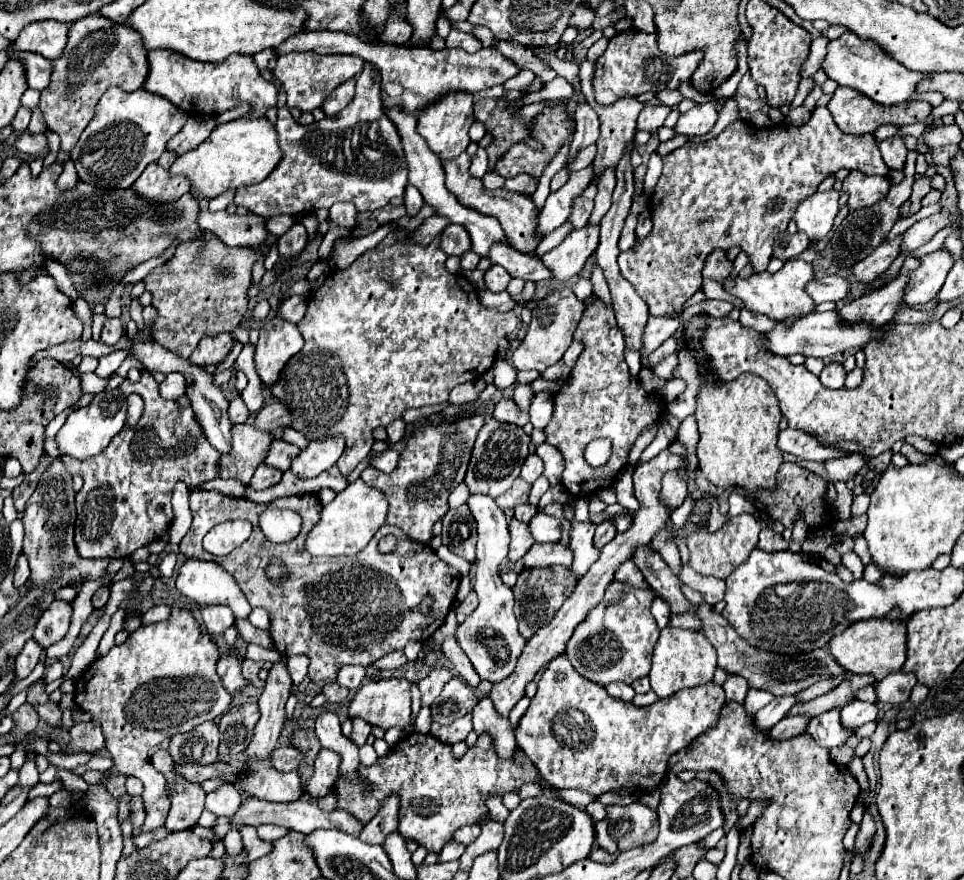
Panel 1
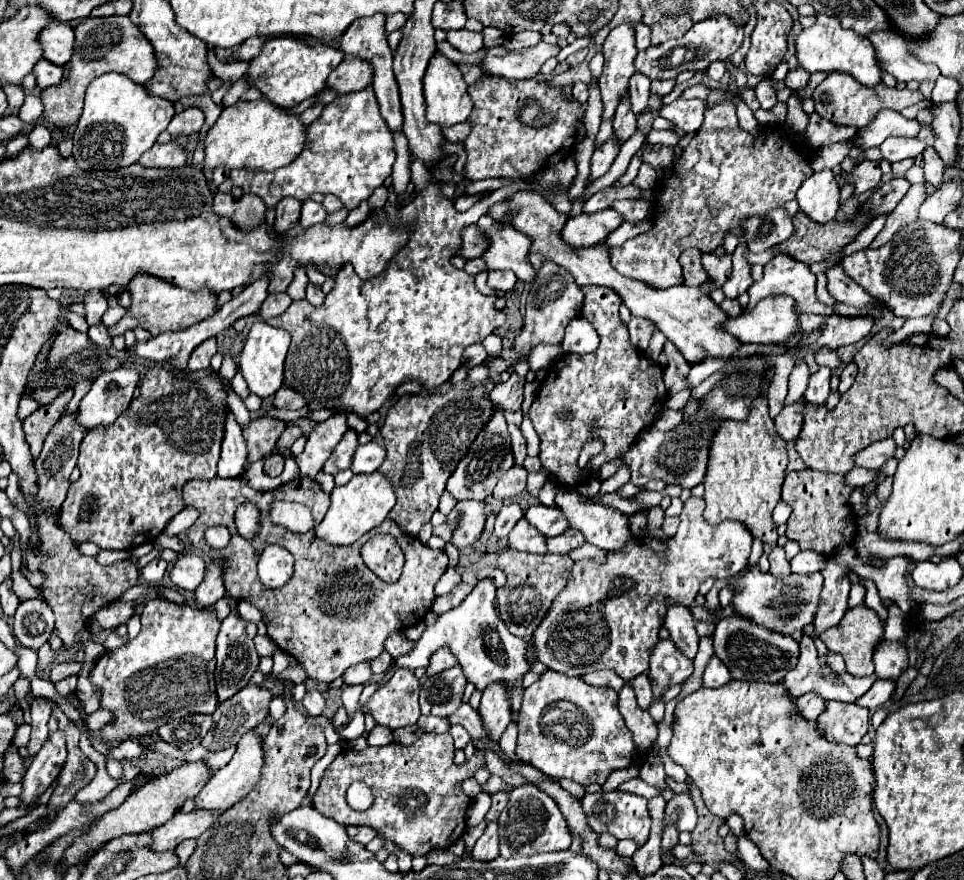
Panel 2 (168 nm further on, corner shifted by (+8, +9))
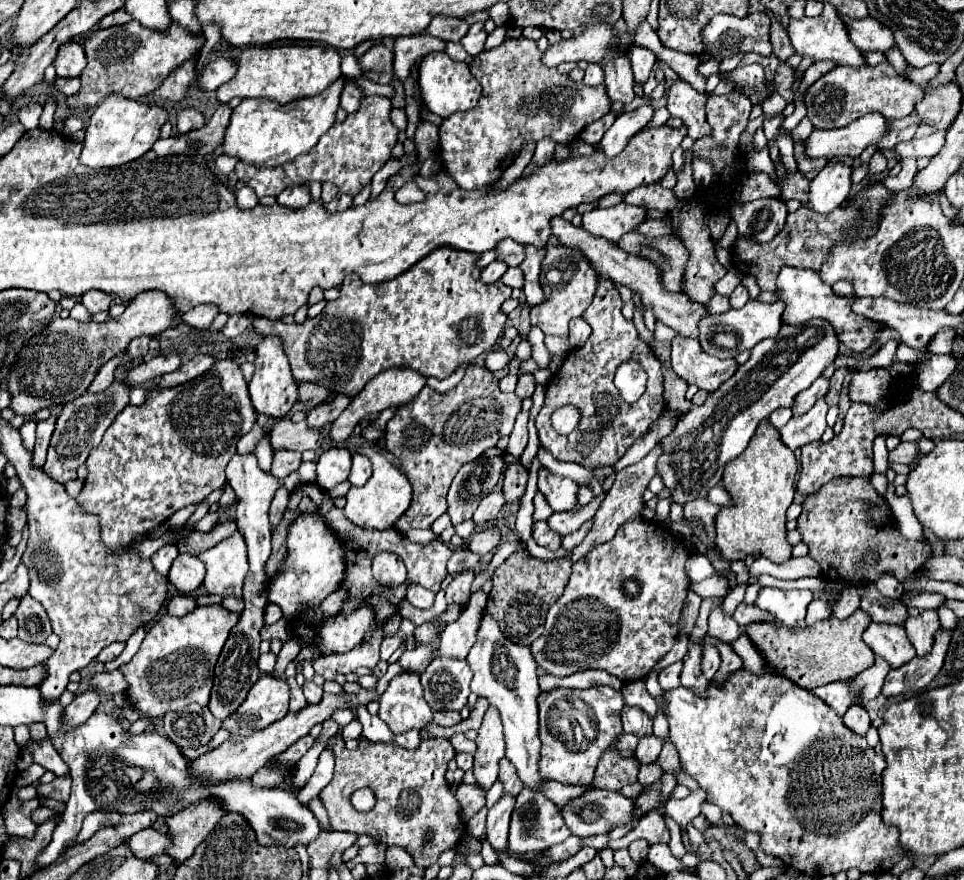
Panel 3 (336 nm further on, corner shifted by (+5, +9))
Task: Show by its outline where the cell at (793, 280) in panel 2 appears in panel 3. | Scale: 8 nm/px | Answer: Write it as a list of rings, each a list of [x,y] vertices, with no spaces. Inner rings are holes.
[[[783,266],[781,272],[779,272],[779,278],[777,278],[775,294],[787,304],[787,324],[803,324],[803,322],[807,322],[811,318],[825,318],[835,326],[835,330],[839,334],[839,340],[845,342],[853,352],[865,350],[873,342],[875,332],[881,328],[881,324],[871,322],[871,320],[867,320],[863,316],[857,316],[851,310],[851,298],[835,296],[831,286],[823,284],[819,274],[813,272],[813,270]]]

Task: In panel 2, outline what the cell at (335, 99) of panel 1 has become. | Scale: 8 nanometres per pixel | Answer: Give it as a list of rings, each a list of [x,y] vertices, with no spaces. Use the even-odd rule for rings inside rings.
[[[344,56],[340,66],[332,70],[326,82],[332,90],[338,94],[348,94],[348,92],[358,92],[366,86],[372,84],[372,66],[370,62],[356,58],[356,56]]]

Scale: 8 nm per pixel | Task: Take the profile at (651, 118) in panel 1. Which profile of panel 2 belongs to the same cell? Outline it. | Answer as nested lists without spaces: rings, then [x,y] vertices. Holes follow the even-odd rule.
[[[632,74],[630,78],[630,102],[632,102],[632,112],[640,114],[644,112],[646,104],[648,104],[648,96],[650,96],[650,78],[644,78],[644,74]]]

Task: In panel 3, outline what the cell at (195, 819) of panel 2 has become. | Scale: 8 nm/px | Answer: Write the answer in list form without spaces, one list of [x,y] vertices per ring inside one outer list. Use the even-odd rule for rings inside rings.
[[[153,826],[141,830],[139,834],[135,834],[129,840],[129,846],[133,850],[133,854],[137,854],[137,858],[153,858],[159,854],[165,854],[165,850],[171,846],[173,836],[169,832],[161,832]]]

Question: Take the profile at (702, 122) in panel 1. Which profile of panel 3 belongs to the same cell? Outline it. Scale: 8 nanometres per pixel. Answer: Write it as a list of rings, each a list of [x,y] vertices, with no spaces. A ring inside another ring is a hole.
[[[687,82],[671,86],[667,94],[667,110],[671,116],[683,120],[683,126],[693,140],[709,134],[709,124],[705,120],[705,96],[693,90]]]

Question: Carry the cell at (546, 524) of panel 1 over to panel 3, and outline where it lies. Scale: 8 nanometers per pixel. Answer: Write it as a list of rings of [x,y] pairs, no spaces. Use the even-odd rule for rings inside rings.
[[[604,493],[595,496],[587,506],[581,506],[579,510],[573,510],[573,512],[567,512],[567,514],[563,514],[563,512],[553,512],[553,514],[549,516],[547,524],[549,524],[551,530],[555,530],[557,534],[567,536],[567,534],[575,532],[585,520],[591,520],[591,518],[595,516],[597,508],[601,506],[605,497],[606,494]]]

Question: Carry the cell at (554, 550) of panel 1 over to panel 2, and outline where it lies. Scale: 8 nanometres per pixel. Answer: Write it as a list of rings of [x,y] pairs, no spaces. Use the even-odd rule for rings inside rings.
[[[568,528],[564,534],[556,538],[548,538],[548,552],[552,554],[568,554],[568,550],[584,544],[584,536],[578,530]]]

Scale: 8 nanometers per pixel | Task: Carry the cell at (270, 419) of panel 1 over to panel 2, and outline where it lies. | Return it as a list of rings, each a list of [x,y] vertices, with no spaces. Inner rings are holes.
[[[284,386],[282,390],[278,390],[278,392],[274,394],[272,404],[274,404],[276,408],[300,410],[300,408],[304,408],[304,406],[306,406],[306,398],[304,398],[300,392],[296,392],[296,390],[292,390],[292,388]]]

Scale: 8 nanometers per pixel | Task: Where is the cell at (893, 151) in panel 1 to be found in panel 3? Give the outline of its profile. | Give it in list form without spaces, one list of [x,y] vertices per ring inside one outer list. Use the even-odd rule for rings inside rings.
[[[935,132],[925,138],[913,138],[909,142],[899,142],[893,150],[897,158],[933,158],[945,144],[945,132]]]

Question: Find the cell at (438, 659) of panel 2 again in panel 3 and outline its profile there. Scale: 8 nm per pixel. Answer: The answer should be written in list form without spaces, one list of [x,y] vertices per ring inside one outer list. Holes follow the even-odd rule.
[[[483,590],[471,594],[471,600],[461,616],[443,630],[439,640],[439,656],[463,660],[469,654],[475,644],[475,630],[479,628],[479,610],[483,610],[485,602],[487,594]]]

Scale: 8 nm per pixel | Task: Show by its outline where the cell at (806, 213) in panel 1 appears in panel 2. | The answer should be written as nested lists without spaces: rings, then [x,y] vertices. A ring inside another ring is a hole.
[[[832,170],[812,174],[798,190],[796,200],[814,222],[830,222],[840,208],[840,186]]]

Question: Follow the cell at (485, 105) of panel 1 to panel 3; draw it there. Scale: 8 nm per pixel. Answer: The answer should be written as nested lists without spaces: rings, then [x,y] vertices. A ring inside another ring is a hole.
[[[515,38],[515,40],[505,40],[499,48],[485,50],[475,58],[471,64],[471,74],[483,84],[483,92],[479,98],[479,104],[463,114],[453,114],[451,118],[443,120],[439,126],[439,136],[441,136],[441,160],[447,170],[447,174],[457,182],[461,190],[483,190],[485,186],[493,184],[499,180],[503,174],[503,162],[509,154],[519,154],[523,144],[527,142],[537,142],[543,138],[551,138],[557,144],[573,144],[581,130],[599,120],[603,114],[611,110],[611,100],[607,98],[605,86],[585,86],[571,82],[567,74],[559,74],[555,68],[547,70],[539,62],[541,50],[537,48],[535,40],[527,38]]]

